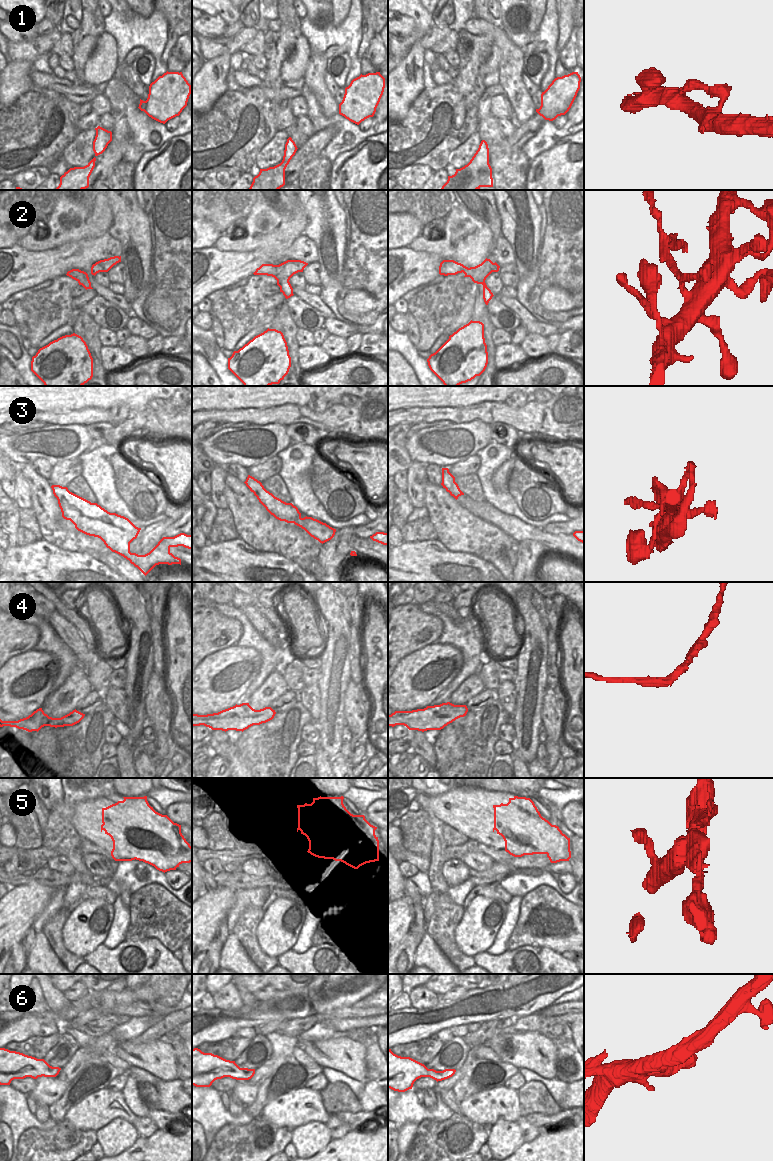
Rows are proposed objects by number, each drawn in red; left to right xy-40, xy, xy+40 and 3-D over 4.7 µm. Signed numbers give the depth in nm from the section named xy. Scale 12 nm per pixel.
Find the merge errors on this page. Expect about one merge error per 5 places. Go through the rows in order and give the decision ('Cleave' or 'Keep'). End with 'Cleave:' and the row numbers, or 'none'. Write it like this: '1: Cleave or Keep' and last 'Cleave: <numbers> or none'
1: Keep
2: Cleave
3: Keep
4: Keep
5: Cleave
6: Keep
Cleave: 2, 5

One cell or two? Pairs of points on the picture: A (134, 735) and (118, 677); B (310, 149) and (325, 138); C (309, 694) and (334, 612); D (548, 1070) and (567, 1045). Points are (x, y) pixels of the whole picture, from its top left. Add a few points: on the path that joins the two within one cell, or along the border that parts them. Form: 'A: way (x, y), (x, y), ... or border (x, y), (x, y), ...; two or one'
A: border (125, 667), (126, 679), (123, 688); two
B: way (314, 145), (321, 138); one
C: border (317, 684), (321, 708); two
D: border (548, 1039), (554, 1044), (556, 1049), (556, 1077); two

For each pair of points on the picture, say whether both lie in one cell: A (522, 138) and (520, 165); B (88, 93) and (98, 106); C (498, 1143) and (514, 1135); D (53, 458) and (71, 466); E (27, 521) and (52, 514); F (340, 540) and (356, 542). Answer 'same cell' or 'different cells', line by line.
A: different cells
B: different cells
C: same cell
D: different cells
E: different cells
F: different cells

